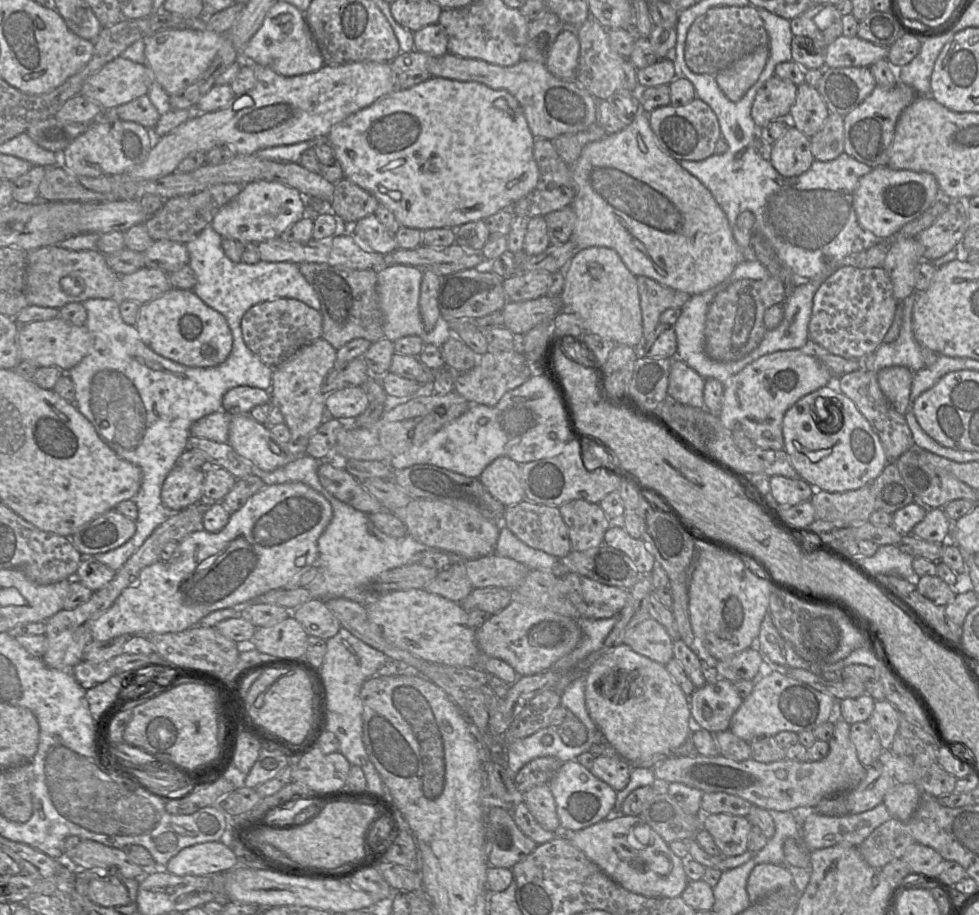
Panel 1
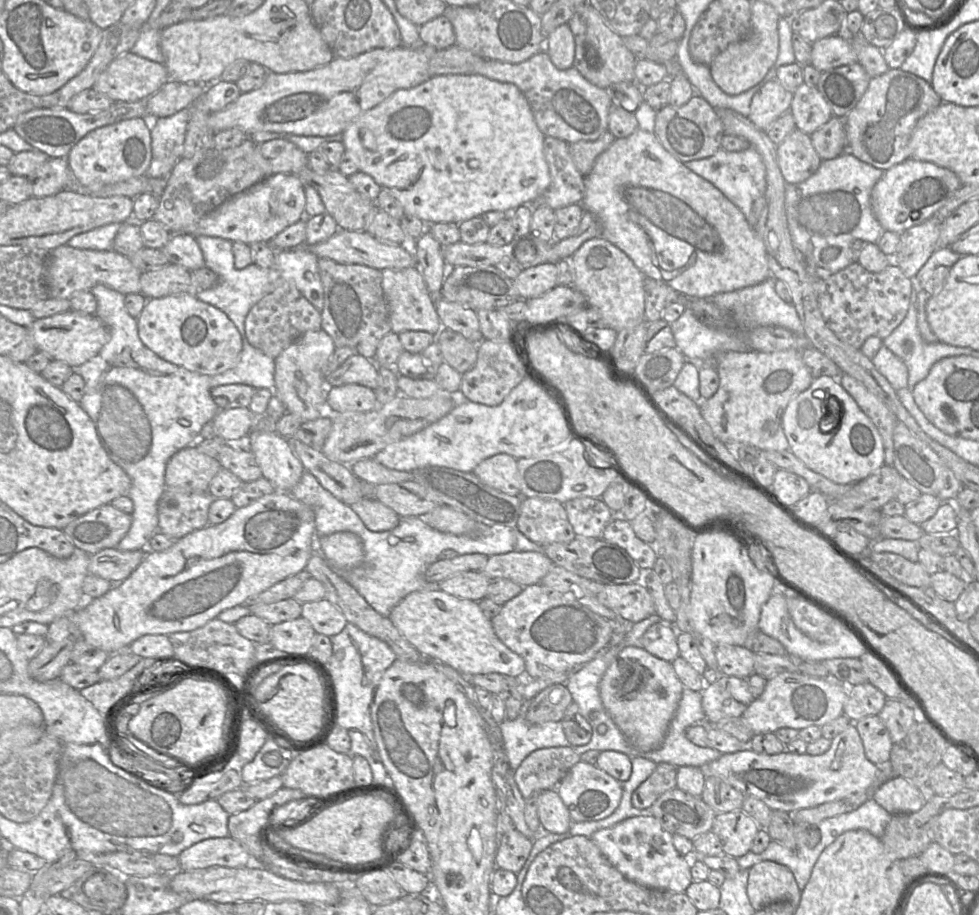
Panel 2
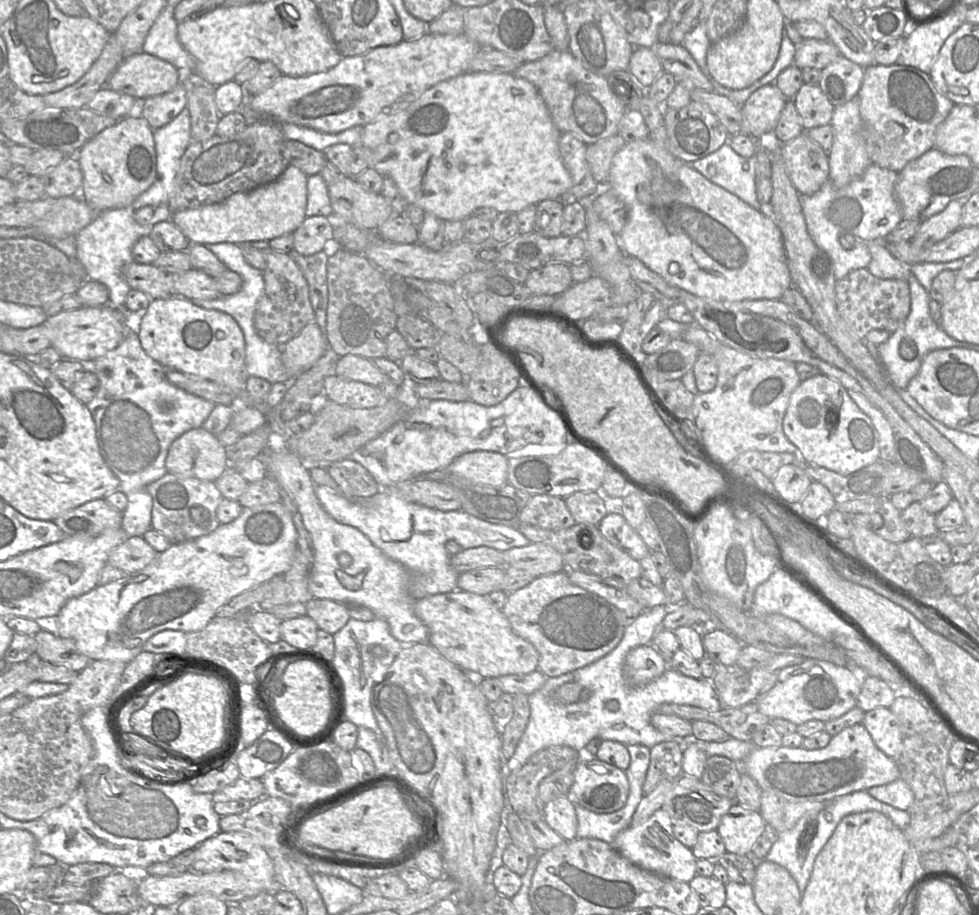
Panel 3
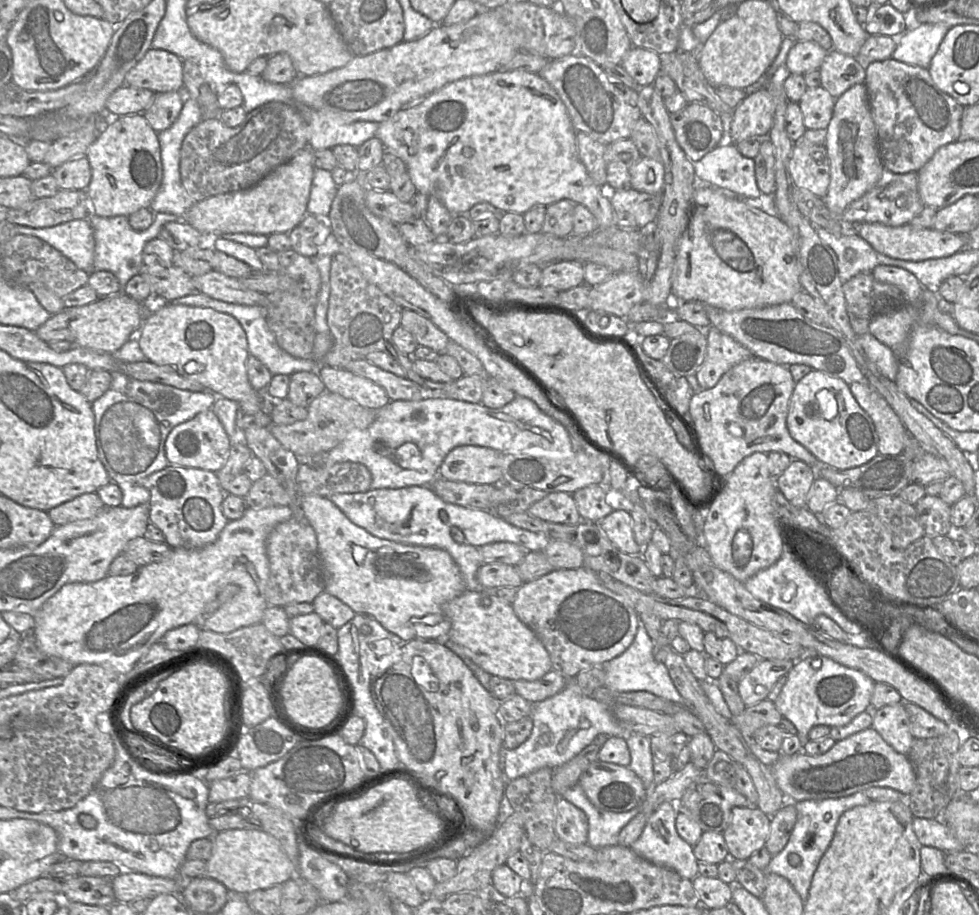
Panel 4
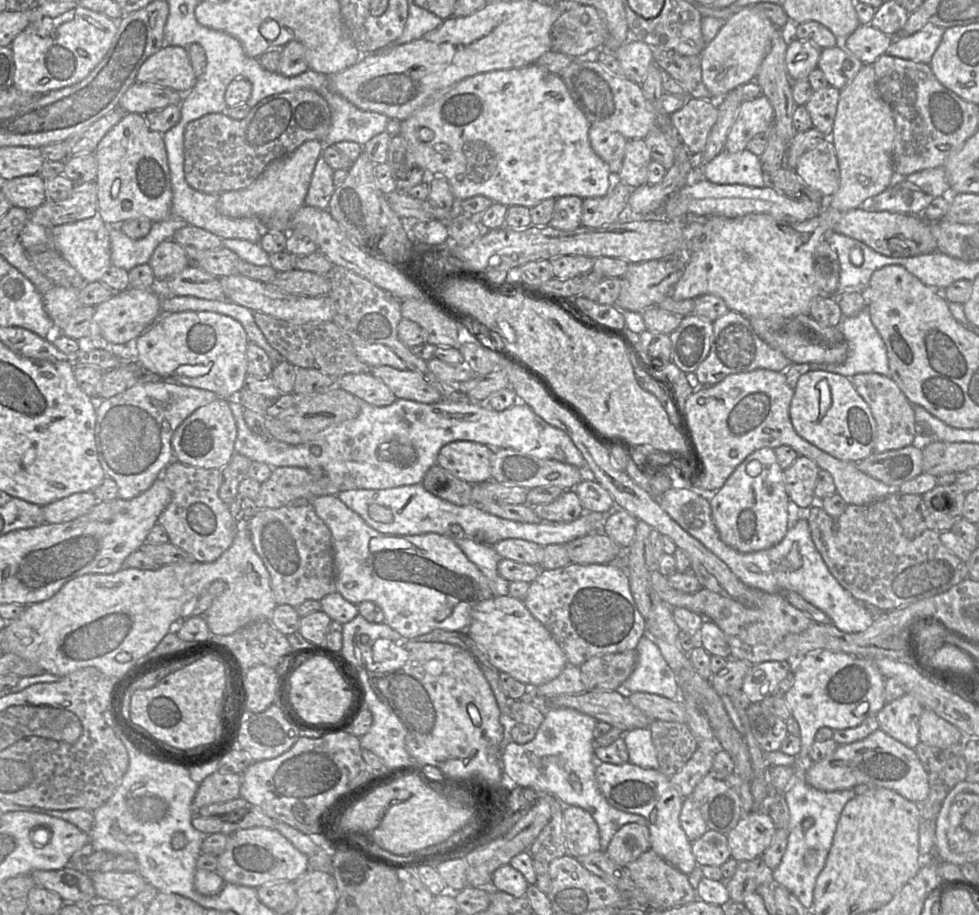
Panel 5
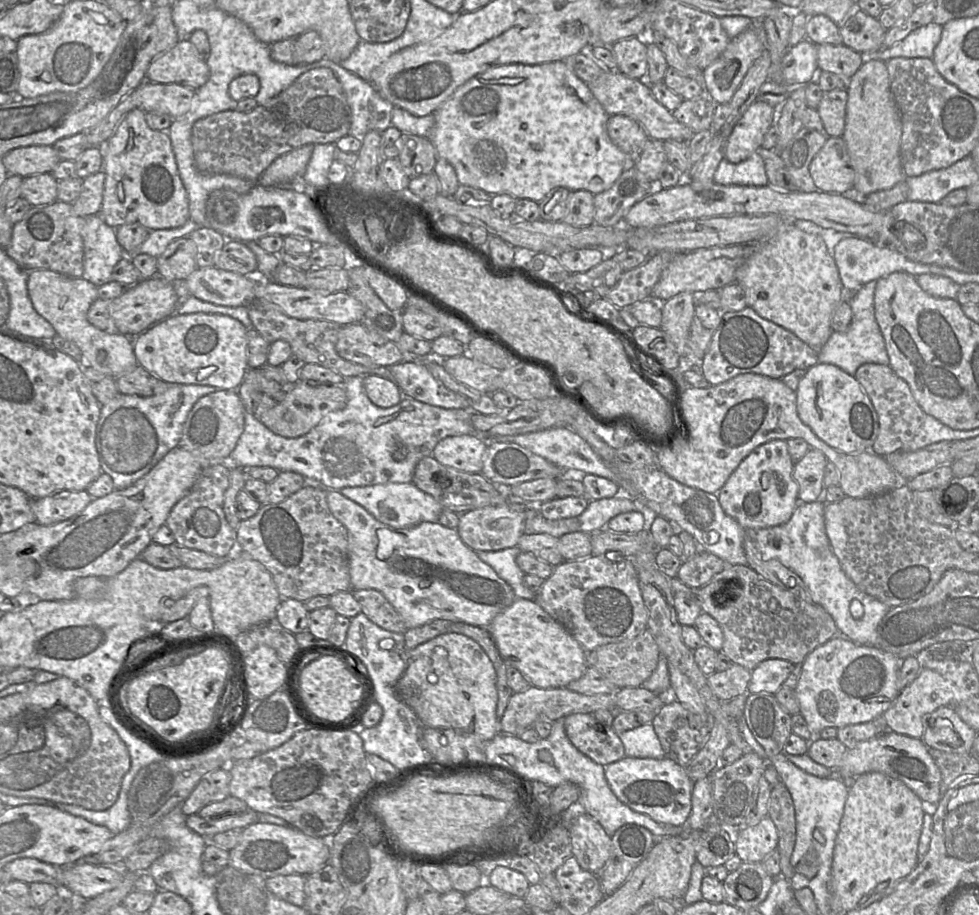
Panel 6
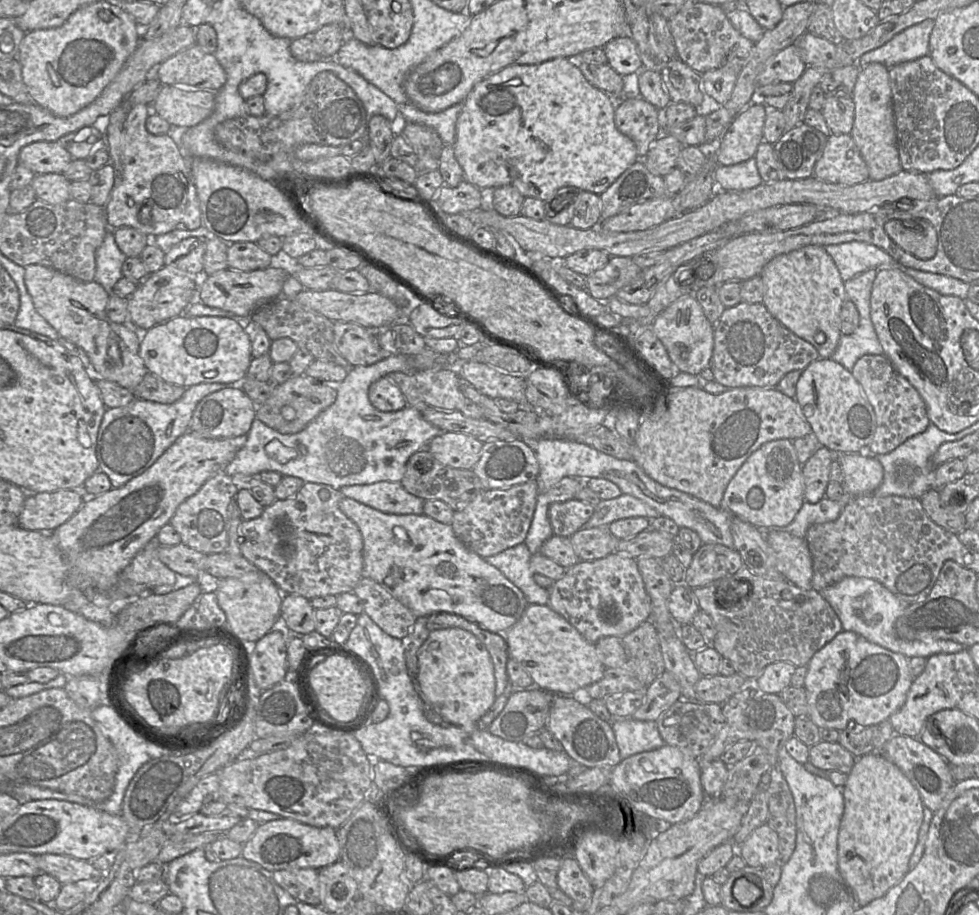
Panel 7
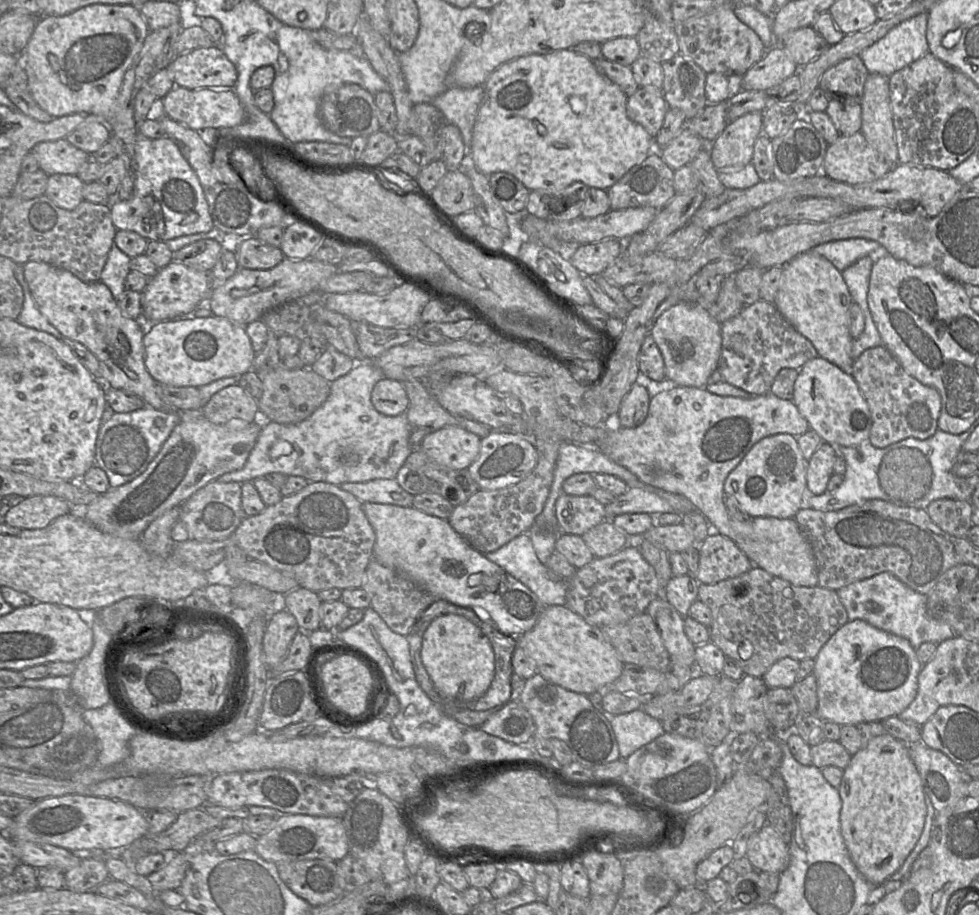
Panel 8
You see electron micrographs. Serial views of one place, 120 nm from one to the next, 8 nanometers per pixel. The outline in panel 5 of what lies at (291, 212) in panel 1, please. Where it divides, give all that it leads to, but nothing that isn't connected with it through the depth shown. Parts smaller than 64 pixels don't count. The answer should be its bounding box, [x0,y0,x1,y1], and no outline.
[218,140,323,218]

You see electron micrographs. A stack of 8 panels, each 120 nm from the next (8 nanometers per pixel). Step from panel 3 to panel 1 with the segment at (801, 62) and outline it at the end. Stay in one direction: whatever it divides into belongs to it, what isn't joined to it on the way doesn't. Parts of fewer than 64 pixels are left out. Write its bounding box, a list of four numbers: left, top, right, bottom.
[825,36,890,68]

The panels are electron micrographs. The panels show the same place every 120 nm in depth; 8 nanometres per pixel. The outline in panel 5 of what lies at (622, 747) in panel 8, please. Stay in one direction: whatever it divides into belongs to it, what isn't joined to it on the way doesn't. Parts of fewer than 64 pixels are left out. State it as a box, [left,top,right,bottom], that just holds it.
[624,727,659,769]

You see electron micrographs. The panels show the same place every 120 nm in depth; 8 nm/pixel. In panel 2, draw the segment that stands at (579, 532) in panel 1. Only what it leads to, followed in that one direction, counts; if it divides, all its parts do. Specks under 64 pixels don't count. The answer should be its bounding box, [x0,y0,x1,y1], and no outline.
[564,497,613,538]

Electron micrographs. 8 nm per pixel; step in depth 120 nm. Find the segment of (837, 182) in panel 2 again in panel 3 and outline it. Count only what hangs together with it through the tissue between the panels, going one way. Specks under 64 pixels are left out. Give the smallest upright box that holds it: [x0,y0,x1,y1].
[801,163,903,281]

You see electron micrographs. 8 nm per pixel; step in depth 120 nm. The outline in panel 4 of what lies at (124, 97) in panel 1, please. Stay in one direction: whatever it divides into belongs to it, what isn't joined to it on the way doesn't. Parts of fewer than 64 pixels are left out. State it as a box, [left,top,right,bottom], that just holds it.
[125,49,183,93]

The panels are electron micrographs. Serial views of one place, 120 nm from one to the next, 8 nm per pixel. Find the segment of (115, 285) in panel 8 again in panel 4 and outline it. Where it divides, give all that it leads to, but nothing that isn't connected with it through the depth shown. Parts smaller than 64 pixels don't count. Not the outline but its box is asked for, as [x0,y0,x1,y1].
[16,219,95,273]

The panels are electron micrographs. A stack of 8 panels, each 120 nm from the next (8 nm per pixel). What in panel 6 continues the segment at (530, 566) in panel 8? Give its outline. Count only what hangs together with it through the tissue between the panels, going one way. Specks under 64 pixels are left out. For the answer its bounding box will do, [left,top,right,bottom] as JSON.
[477,547,536,600]

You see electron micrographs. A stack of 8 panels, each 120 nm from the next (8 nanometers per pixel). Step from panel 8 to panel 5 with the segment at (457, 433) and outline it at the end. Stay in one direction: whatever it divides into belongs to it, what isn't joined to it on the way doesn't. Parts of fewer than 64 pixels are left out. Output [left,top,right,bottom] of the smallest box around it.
[437,440,493,484]

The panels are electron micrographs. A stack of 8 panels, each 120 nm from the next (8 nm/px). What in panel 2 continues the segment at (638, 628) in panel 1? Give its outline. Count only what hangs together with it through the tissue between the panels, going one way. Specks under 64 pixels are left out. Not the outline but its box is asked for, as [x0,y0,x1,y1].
[640,621,680,663]

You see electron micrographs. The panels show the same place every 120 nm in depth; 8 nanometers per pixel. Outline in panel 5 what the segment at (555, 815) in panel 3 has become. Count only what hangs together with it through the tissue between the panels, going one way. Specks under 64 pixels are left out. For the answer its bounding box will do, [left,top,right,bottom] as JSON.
[563,807,601,859]

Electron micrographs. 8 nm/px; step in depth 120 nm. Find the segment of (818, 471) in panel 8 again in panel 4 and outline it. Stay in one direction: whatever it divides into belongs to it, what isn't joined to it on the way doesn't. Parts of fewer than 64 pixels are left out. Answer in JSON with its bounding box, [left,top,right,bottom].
[775,459,816,506]

